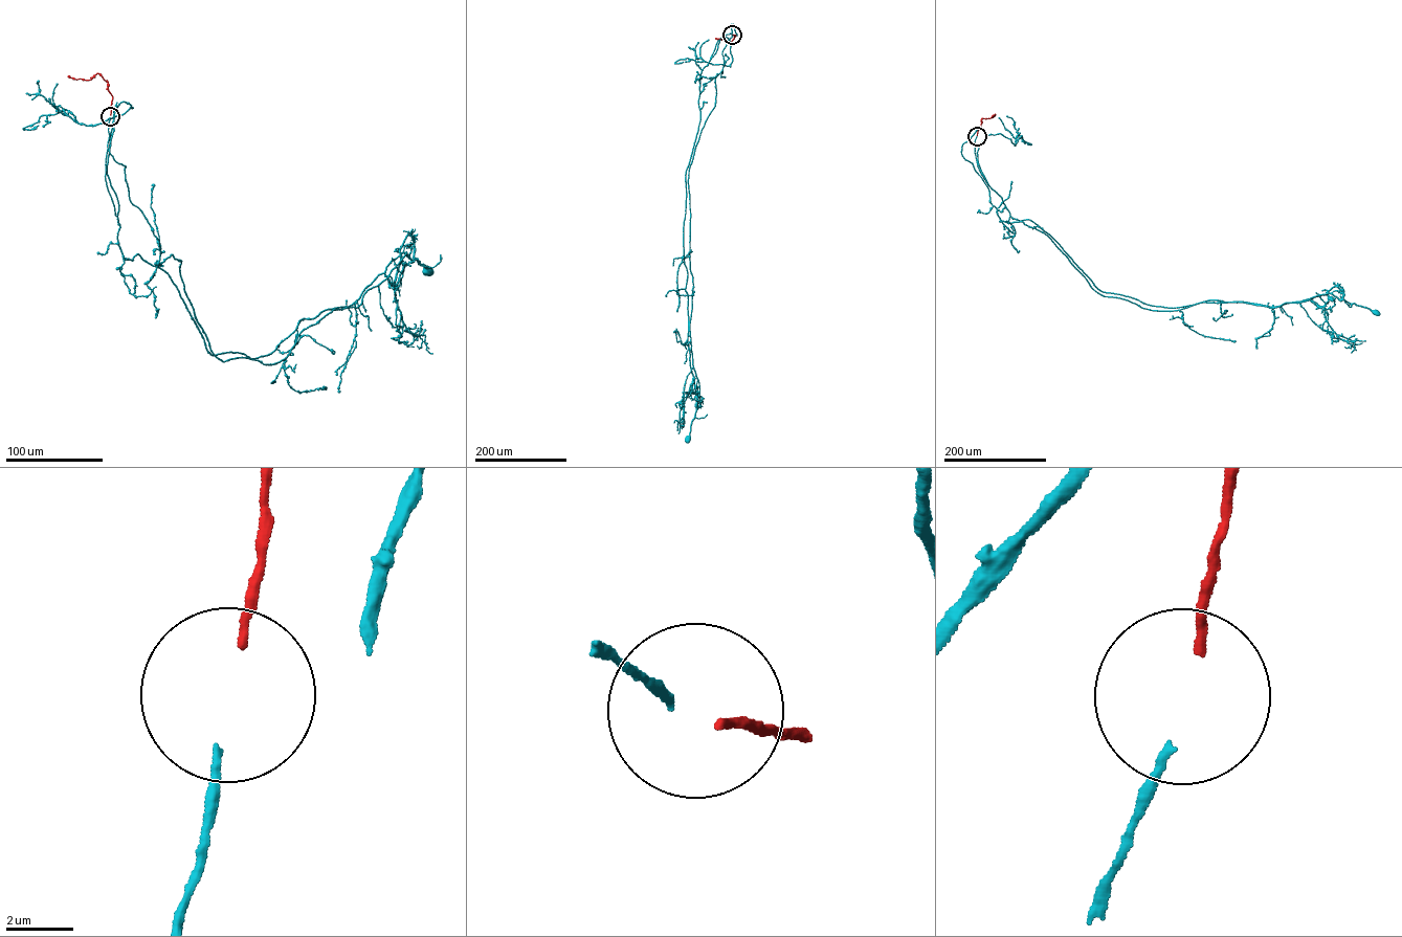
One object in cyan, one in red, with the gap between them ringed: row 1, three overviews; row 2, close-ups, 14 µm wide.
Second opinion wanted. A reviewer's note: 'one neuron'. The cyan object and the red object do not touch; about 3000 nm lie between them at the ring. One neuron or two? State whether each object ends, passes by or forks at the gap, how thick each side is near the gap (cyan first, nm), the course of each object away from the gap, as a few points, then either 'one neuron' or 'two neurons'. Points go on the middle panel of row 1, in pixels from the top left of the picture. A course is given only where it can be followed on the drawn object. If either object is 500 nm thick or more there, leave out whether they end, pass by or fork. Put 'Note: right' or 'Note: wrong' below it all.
cyan ends there; red ends there; 220 nm thick on the cyan side, 280 nm on the other; cyan runs (732, 35), (718, 40), (699, 74), (700, 119), (685, 175), (687, 342), (697, 394), (688, 438); red runs (732, 35), (735, 36), (728, 43), (715, 38); one neuron
Note: right

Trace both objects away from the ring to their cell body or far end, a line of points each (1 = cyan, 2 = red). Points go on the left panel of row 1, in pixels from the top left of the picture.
1: (109, 117), (121, 255), (168, 273), (213, 355), (271, 353), (404, 252), (427, 270)
2: (110, 114), (112, 97), (107, 81), (97, 73), (88, 80), (68, 75)

